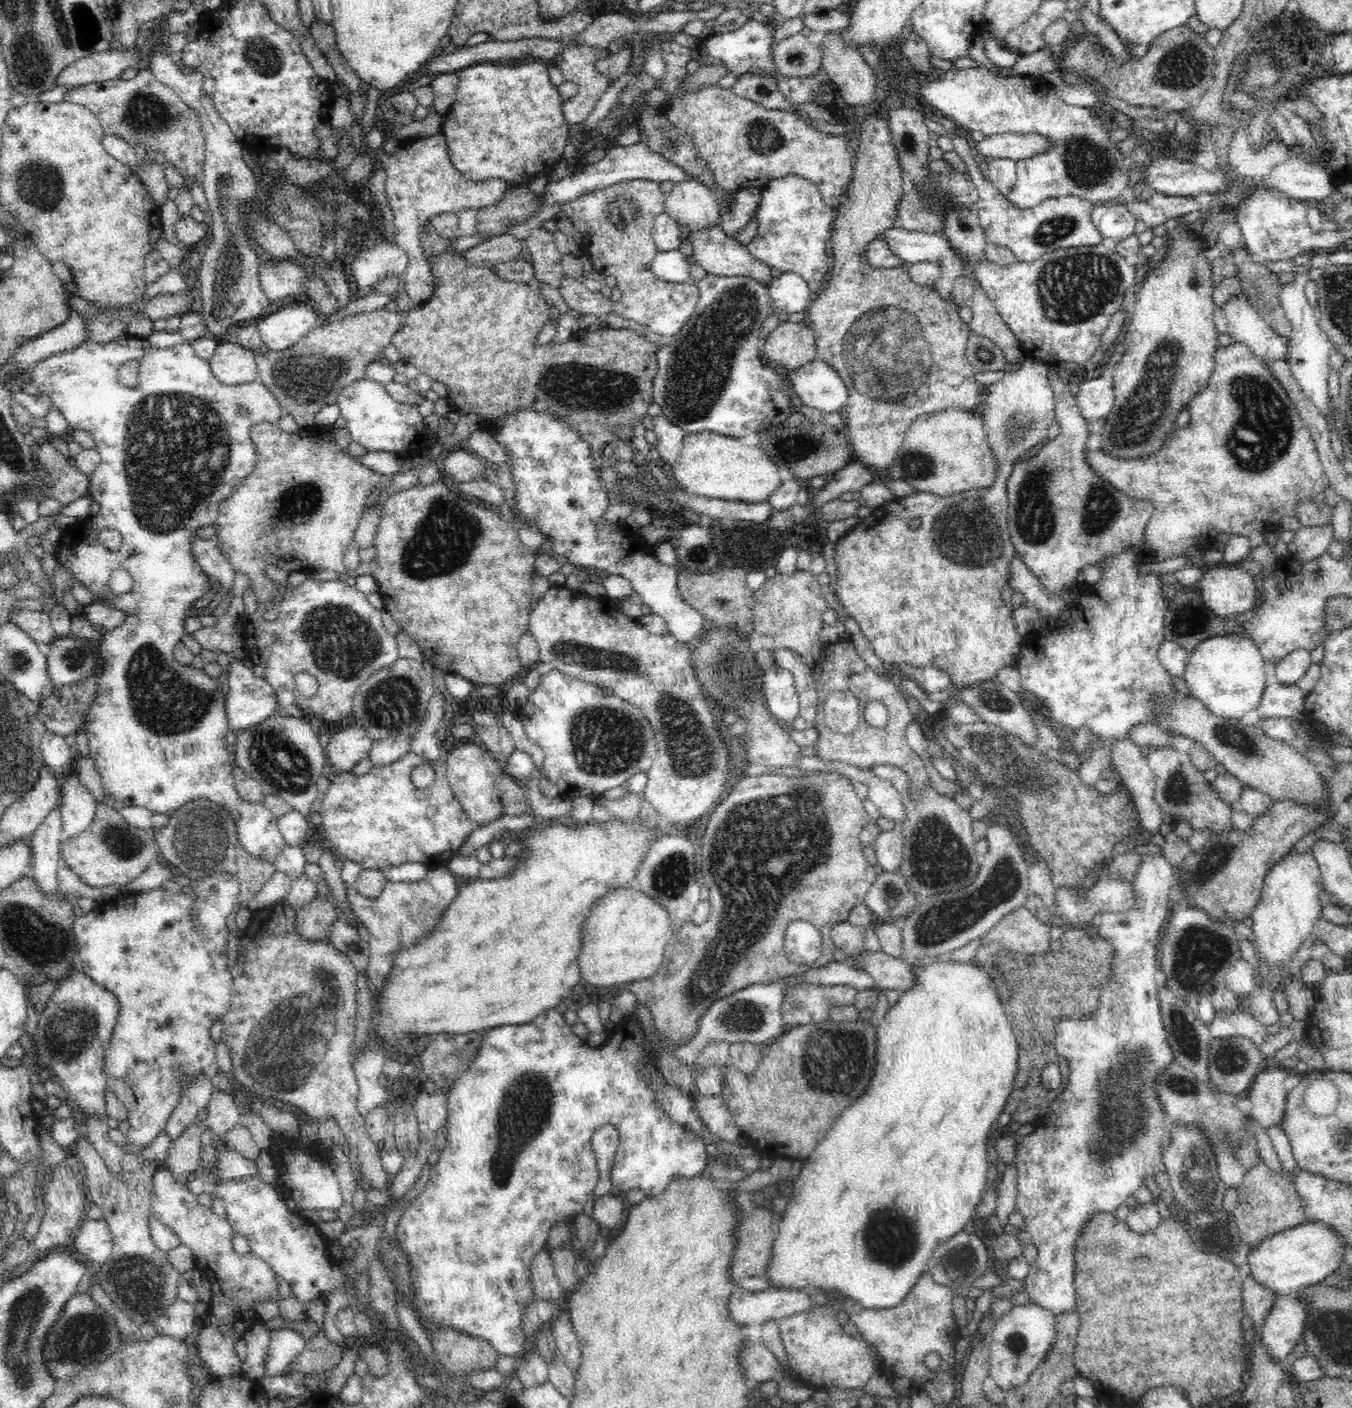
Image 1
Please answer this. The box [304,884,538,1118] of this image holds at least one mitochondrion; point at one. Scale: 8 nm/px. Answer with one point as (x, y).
(353, 948)

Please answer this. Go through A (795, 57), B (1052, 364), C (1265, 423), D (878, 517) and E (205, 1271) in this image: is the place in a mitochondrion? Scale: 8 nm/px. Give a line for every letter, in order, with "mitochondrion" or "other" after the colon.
A: other
B: other
C: mitochondrion
D: other
E: other

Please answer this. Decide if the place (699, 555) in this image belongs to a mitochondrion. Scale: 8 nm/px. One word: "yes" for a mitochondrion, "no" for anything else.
yes

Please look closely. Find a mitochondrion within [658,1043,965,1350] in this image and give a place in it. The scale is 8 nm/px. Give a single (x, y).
(891, 1240)

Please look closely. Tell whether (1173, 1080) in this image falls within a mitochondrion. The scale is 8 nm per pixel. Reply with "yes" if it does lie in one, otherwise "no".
yes

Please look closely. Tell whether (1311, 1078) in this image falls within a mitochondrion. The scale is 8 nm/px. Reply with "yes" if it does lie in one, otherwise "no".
no

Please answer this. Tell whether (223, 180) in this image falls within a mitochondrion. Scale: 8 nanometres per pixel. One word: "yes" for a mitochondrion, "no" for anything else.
no

